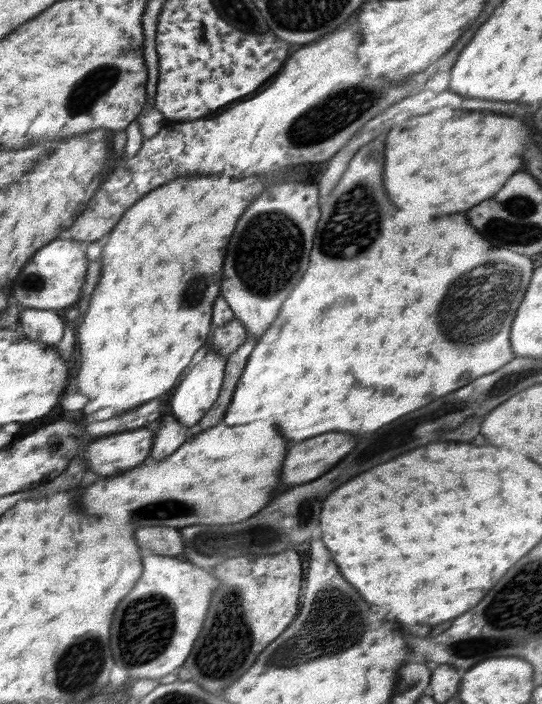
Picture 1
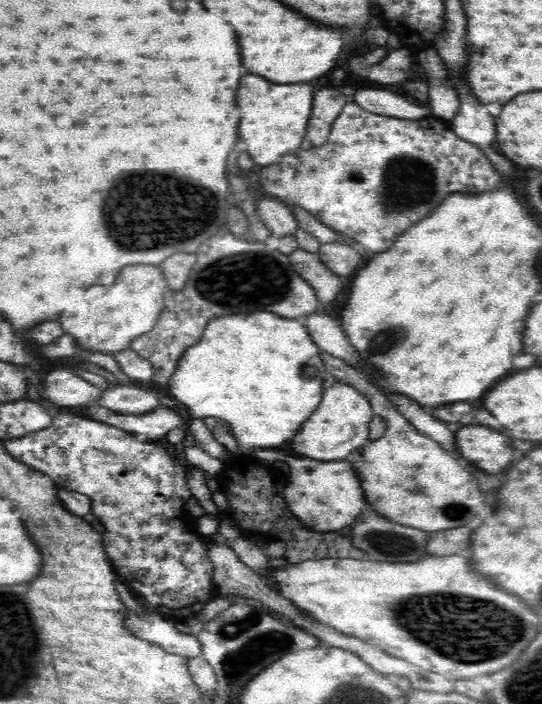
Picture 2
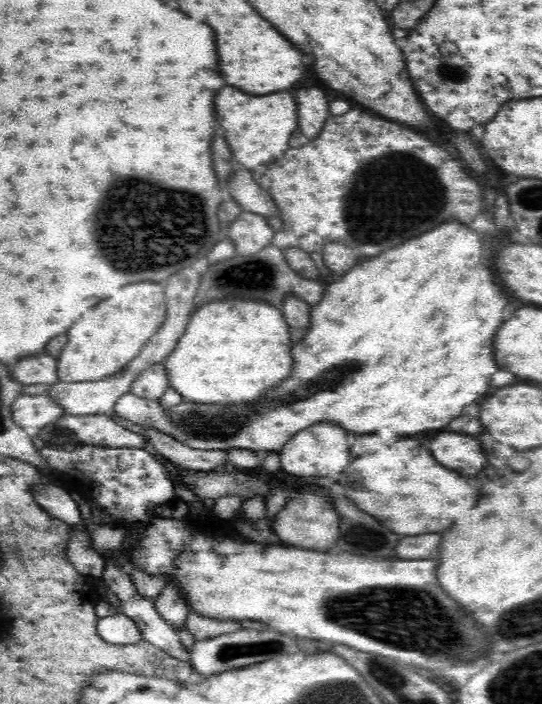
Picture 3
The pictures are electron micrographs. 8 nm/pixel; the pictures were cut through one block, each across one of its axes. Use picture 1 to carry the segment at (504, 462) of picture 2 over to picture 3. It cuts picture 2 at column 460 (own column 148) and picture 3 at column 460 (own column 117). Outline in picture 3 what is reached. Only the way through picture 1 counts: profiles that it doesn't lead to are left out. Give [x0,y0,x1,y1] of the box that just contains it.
[428,431,486,476]

